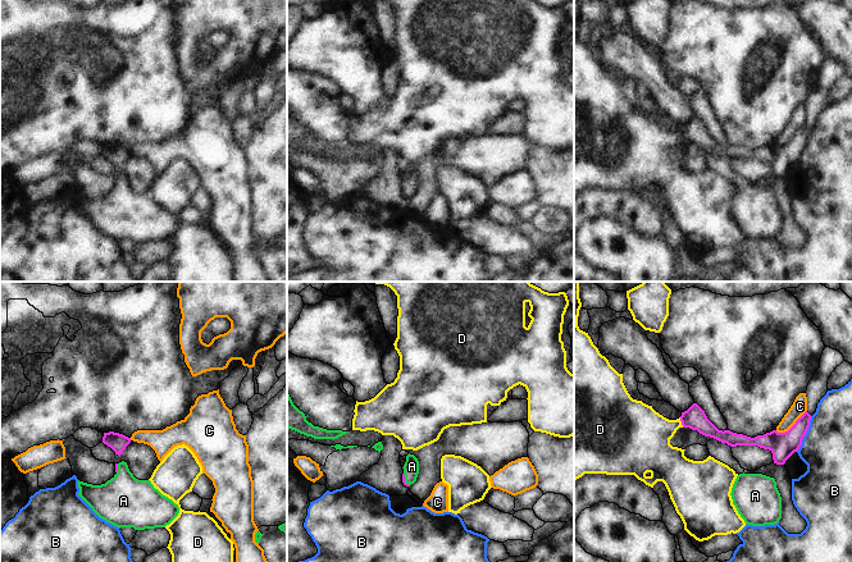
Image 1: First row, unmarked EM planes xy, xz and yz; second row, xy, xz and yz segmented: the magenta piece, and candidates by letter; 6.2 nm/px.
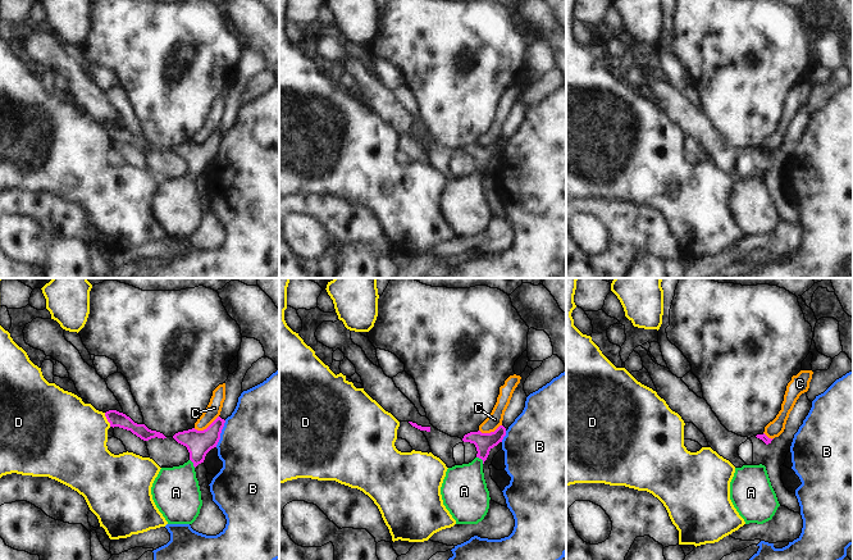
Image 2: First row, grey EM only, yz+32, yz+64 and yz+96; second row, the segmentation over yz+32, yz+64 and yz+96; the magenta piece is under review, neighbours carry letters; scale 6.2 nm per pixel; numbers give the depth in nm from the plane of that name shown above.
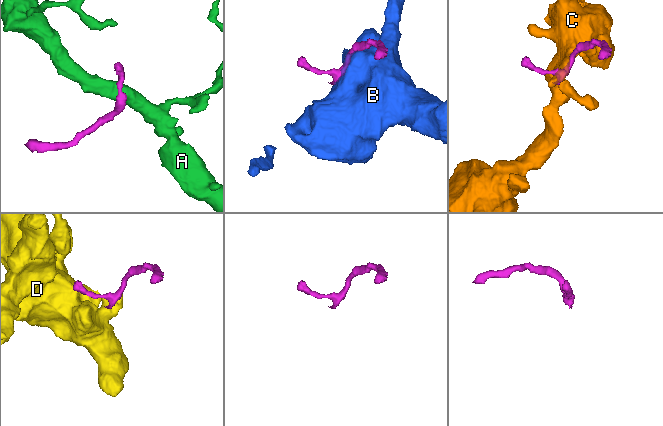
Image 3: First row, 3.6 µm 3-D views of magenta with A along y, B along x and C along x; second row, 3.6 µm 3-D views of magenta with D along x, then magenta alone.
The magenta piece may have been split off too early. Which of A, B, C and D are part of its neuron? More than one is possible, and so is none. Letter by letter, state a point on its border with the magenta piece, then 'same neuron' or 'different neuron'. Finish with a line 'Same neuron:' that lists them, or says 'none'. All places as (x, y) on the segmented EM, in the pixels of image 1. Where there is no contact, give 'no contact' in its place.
A: xz (404, 480) | same neuron
B: yz (805, 434) | different neuron
C: yz (792, 426) | different neuron
D: yz (682, 423) | different neuron
Same neuron: A

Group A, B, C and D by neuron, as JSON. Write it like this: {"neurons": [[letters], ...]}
{"neurons": [["A"], ["B"], ["C"], ["D"]]}

